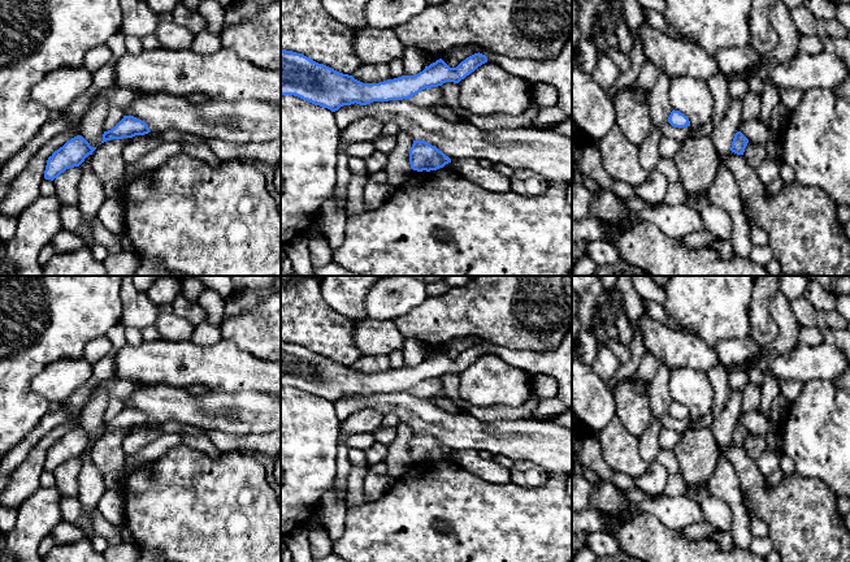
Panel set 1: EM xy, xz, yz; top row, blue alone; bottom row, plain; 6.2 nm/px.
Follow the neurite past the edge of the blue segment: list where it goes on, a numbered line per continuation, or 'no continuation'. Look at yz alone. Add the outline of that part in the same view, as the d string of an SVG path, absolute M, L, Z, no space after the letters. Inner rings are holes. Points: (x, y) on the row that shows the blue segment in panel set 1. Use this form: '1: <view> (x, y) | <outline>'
1: yz (755, 130) | M759 117L740 122L738 131L741 131L749 142L758 143L766 146L772 134L772 129L768 127Z

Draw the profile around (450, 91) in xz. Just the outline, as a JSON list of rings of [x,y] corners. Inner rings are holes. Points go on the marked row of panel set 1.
[[[446,82],[441,86],[442,88],[442,96],[446,100],[446,104],[461,118],[463,117],[463,112],[464,109],[461,108],[460,103],[459,103],[459,92],[460,88],[457,86],[457,83],[454,82]]]

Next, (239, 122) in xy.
[[[168,92],[139,94],[123,113],[144,121],[152,133],[178,130],[237,146],[281,137],[281,105],[261,100],[195,104]]]

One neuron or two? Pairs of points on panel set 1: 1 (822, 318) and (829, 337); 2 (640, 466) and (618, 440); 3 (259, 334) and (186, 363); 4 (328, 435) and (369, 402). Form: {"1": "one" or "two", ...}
{"1": "two", "2": "one", "3": "two", "4": "two"}

